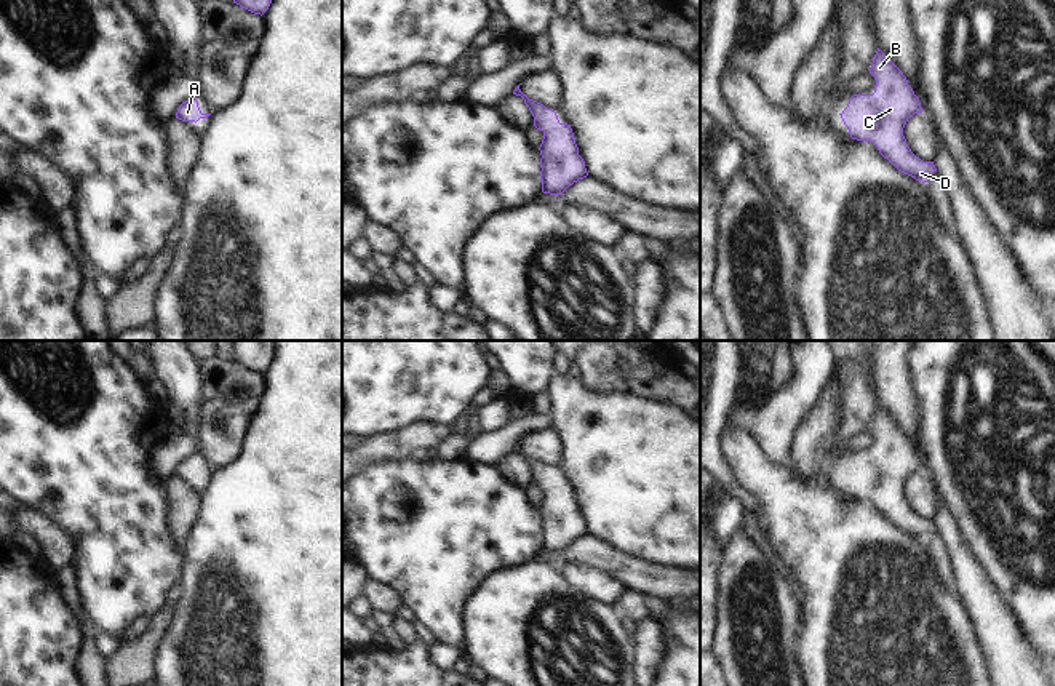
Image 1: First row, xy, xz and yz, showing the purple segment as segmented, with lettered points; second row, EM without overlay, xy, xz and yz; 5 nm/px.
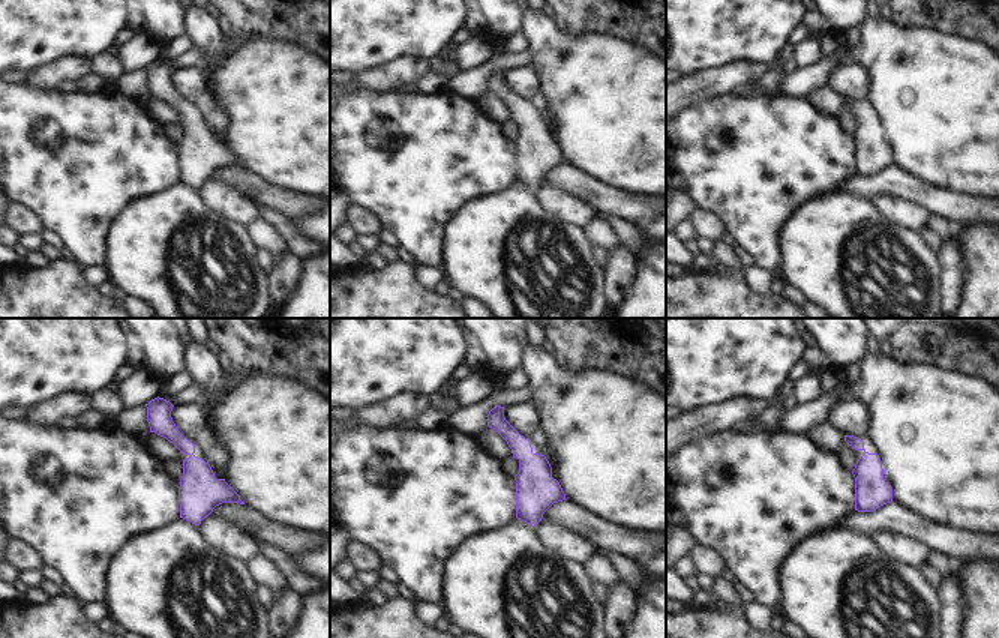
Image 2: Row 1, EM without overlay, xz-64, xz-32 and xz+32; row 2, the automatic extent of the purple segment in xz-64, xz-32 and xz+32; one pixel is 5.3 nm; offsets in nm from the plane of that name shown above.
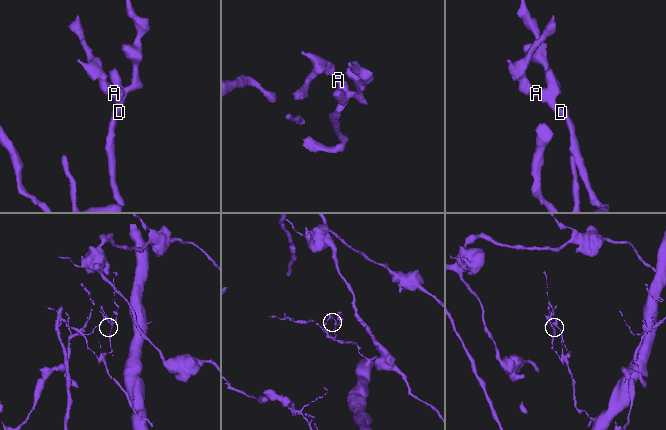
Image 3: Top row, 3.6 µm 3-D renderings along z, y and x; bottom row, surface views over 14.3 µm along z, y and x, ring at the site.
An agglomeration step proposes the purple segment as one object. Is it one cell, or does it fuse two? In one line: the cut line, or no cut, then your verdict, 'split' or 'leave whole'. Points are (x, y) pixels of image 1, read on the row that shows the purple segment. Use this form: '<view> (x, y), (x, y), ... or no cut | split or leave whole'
no cut | leave whole

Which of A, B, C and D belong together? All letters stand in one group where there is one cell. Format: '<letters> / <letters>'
A B C D

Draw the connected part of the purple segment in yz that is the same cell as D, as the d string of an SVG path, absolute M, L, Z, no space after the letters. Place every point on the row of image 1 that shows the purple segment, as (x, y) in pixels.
M878 48L870 74L876 78L873 94L854 94L839 114L852 139L873 142L898 171L929 182L937 171L906 144L903 128L910 117L922 112L919 98L902 70Z

